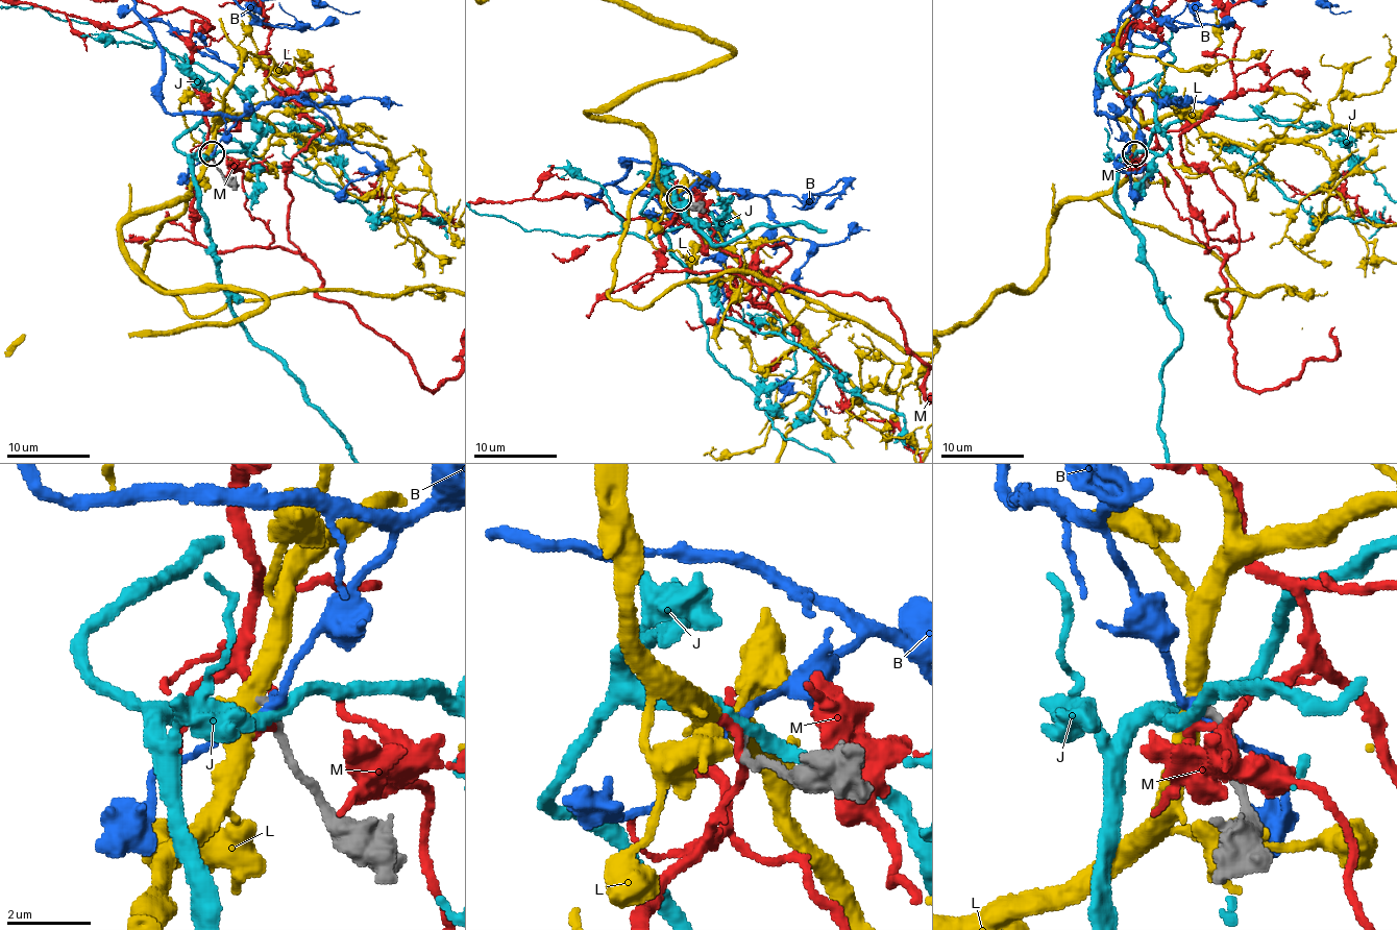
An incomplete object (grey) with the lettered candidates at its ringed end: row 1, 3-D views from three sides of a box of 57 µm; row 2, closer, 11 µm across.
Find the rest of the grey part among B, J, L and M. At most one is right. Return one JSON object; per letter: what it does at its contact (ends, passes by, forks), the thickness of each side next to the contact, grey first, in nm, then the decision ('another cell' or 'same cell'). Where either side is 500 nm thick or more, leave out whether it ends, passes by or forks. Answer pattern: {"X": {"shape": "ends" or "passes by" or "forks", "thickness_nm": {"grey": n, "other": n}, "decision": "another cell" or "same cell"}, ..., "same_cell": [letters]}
{"B": {"shape": "passes by", "thickness_nm": {"grey": 190, "other": 190}, "decision": "same cell"}, "J": {"shape": "passes by", "thickness_nm": {"grey": 240, "other": 320}, "decision": "another cell"}, "L": {"shape": "passes by", "thickness_nm": {"grey": 190, "other": 480}, "decision": "another cell"}, "M": {"shape": "ends", "thickness_nm": {"grey": 260, "other": 280}, "decision": "another cell"}, "same_cell": ["B"]}

